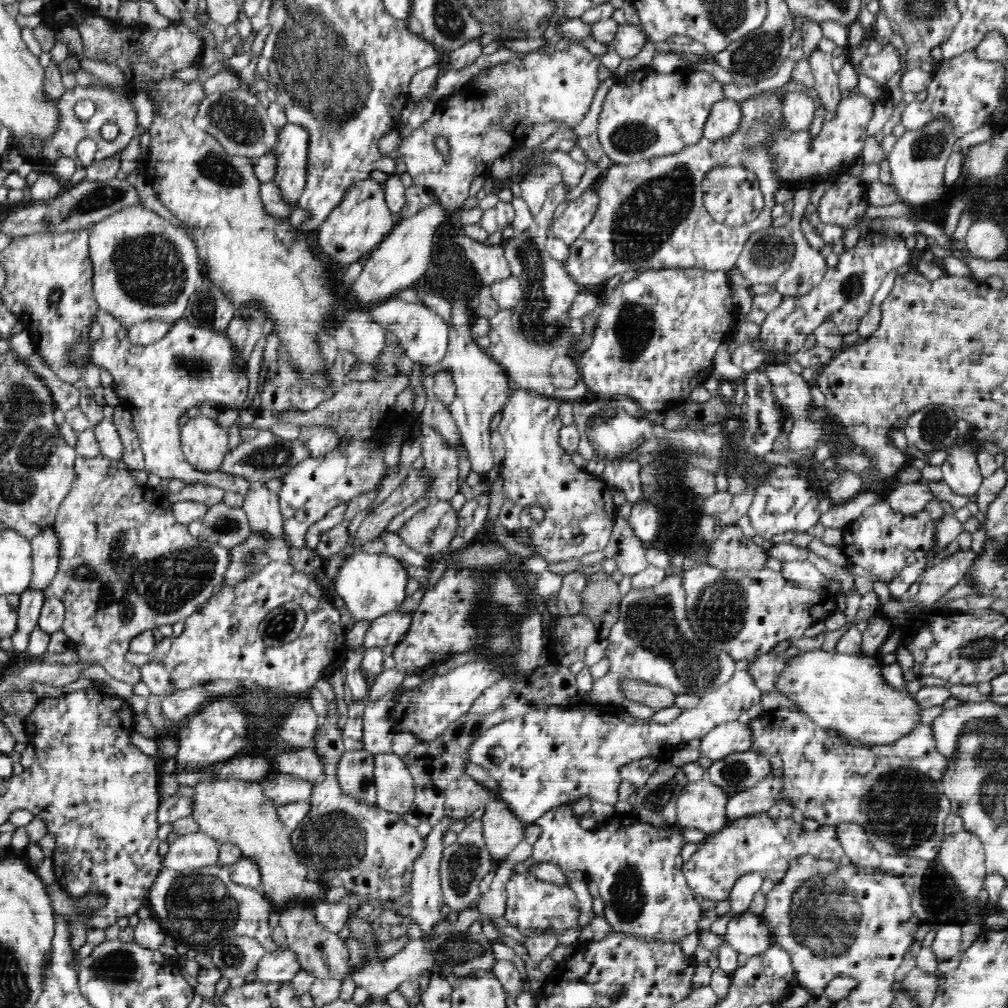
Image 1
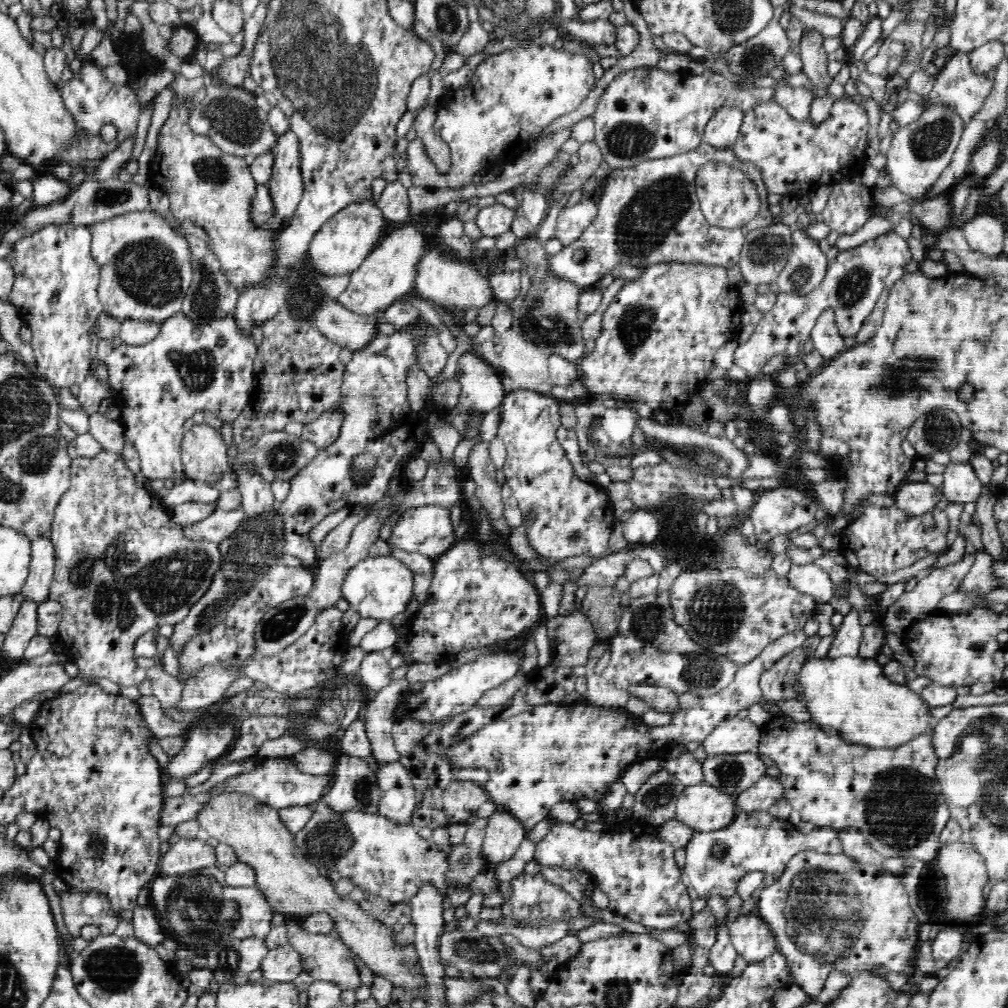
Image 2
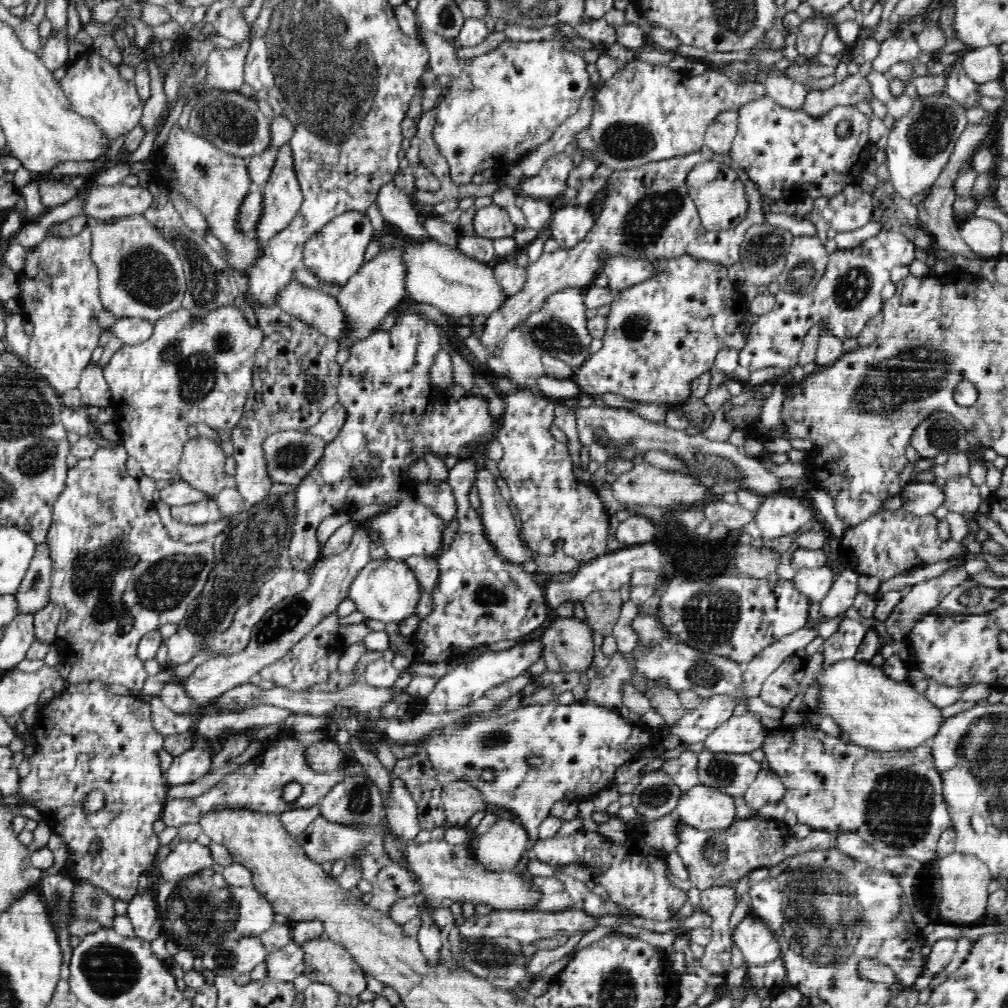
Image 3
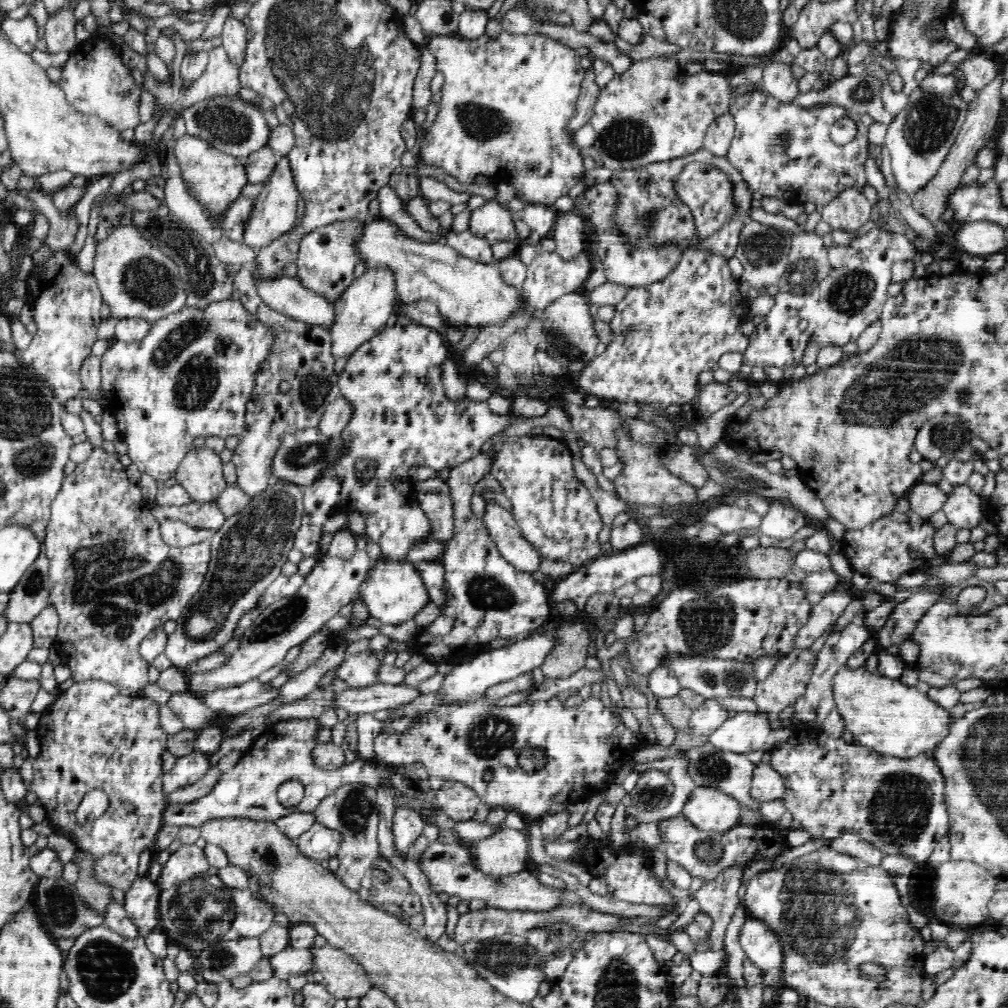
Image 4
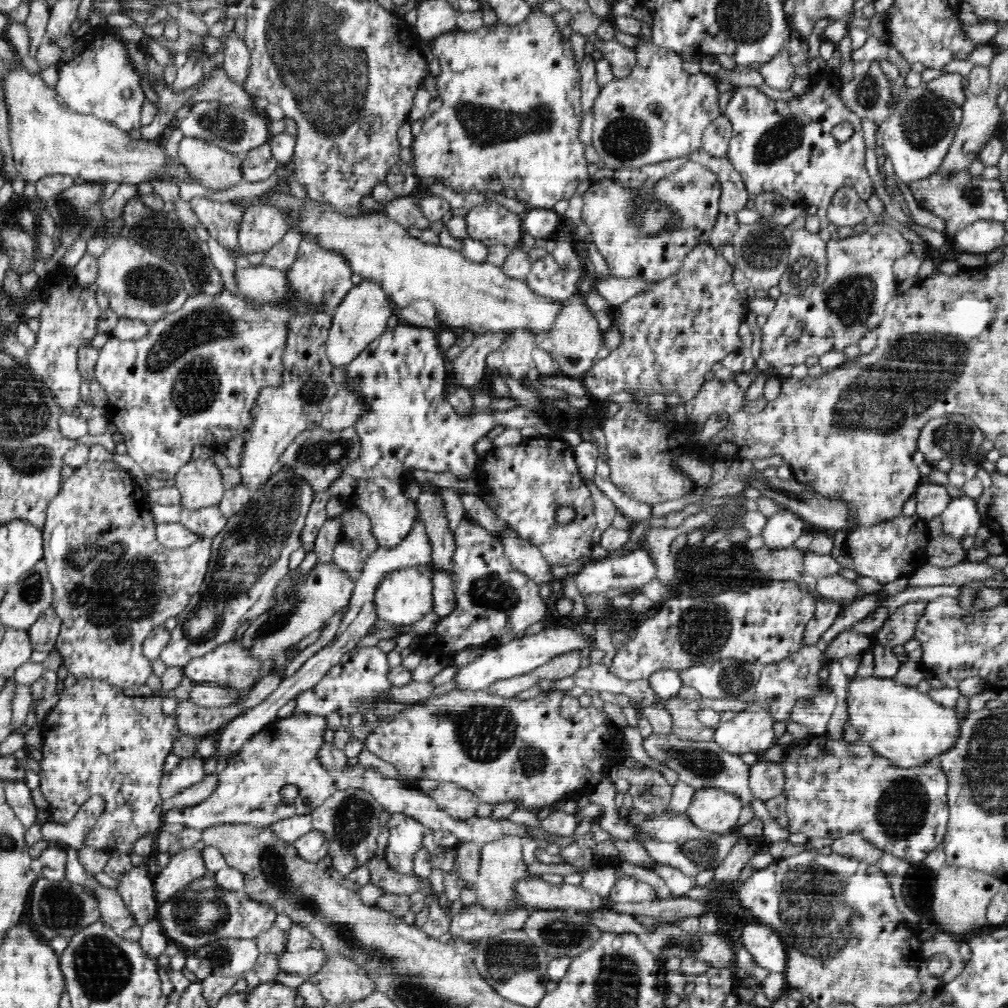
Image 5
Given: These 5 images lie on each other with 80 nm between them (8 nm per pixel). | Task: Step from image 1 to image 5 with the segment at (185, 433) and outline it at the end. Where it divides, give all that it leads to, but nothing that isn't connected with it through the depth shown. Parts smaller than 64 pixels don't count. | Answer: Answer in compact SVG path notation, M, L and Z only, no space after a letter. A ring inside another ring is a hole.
M186 464L177 470L170 484L179 490L180 506L188 511L219 505L225 492L222 473L212 464Z

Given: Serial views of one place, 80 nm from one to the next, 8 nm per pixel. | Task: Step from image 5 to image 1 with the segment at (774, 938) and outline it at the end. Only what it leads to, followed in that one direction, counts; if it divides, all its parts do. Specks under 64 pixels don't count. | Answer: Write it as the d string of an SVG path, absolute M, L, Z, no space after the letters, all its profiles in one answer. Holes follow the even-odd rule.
M750 911L736 914L727 924L727 932L723 938L740 955L747 957L766 952L774 942L765 919Z

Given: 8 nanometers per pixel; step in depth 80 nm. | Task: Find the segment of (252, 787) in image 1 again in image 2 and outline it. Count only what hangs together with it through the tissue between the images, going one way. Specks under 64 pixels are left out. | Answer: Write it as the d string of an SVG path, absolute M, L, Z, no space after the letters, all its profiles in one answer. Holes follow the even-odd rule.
M232 790L210 794L196 817L203 836L216 838L218 842L231 846L237 860L255 870L256 887L262 891L274 913L288 916L291 913L306 913L307 917L314 912L327 912L339 939L354 955L358 955L374 975L392 981L395 988L403 988L412 997L427 1000L427 981L414 943L396 944L395 934L388 925L364 911L348 896L338 895L335 884L327 875L302 855L294 835L282 824L276 808L270 808L264 801L254 798L253 794Z

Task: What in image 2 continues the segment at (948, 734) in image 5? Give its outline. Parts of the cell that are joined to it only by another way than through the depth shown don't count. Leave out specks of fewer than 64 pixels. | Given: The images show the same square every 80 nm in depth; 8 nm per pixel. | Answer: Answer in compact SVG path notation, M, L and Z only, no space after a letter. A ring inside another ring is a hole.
M826 656L822 659L817 659L815 657L807 658L807 662L802 666L800 676L798 676L798 680L796 680L796 694L798 692L803 692L803 698L806 702L805 705L814 722L818 723L819 726L830 726L830 728L840 730L838 735L842 736L845 741L850 740L852 745L862 745L870 748L894 748L896 745L902 745L904 741L911 740L912 737L919 736L920 733L933 734L935 721L930 715L930 711L928 711L930 707L926 704L926 701L924 701L919 694L914 693L914 691L908 687L908 684L899 685L890 681L890 679L888 679L888 677L883 673L883 666L880 666L876 659L866 659L858 656L842 656L834 658Z

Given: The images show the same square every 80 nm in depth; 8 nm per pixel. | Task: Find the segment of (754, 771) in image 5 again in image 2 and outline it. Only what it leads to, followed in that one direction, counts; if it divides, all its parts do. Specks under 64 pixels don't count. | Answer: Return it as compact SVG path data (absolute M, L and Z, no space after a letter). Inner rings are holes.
M761 776L757 784L737 797L737 808L741 814L752 811L766 811L770 805L783 799L784 788L779 777Z

